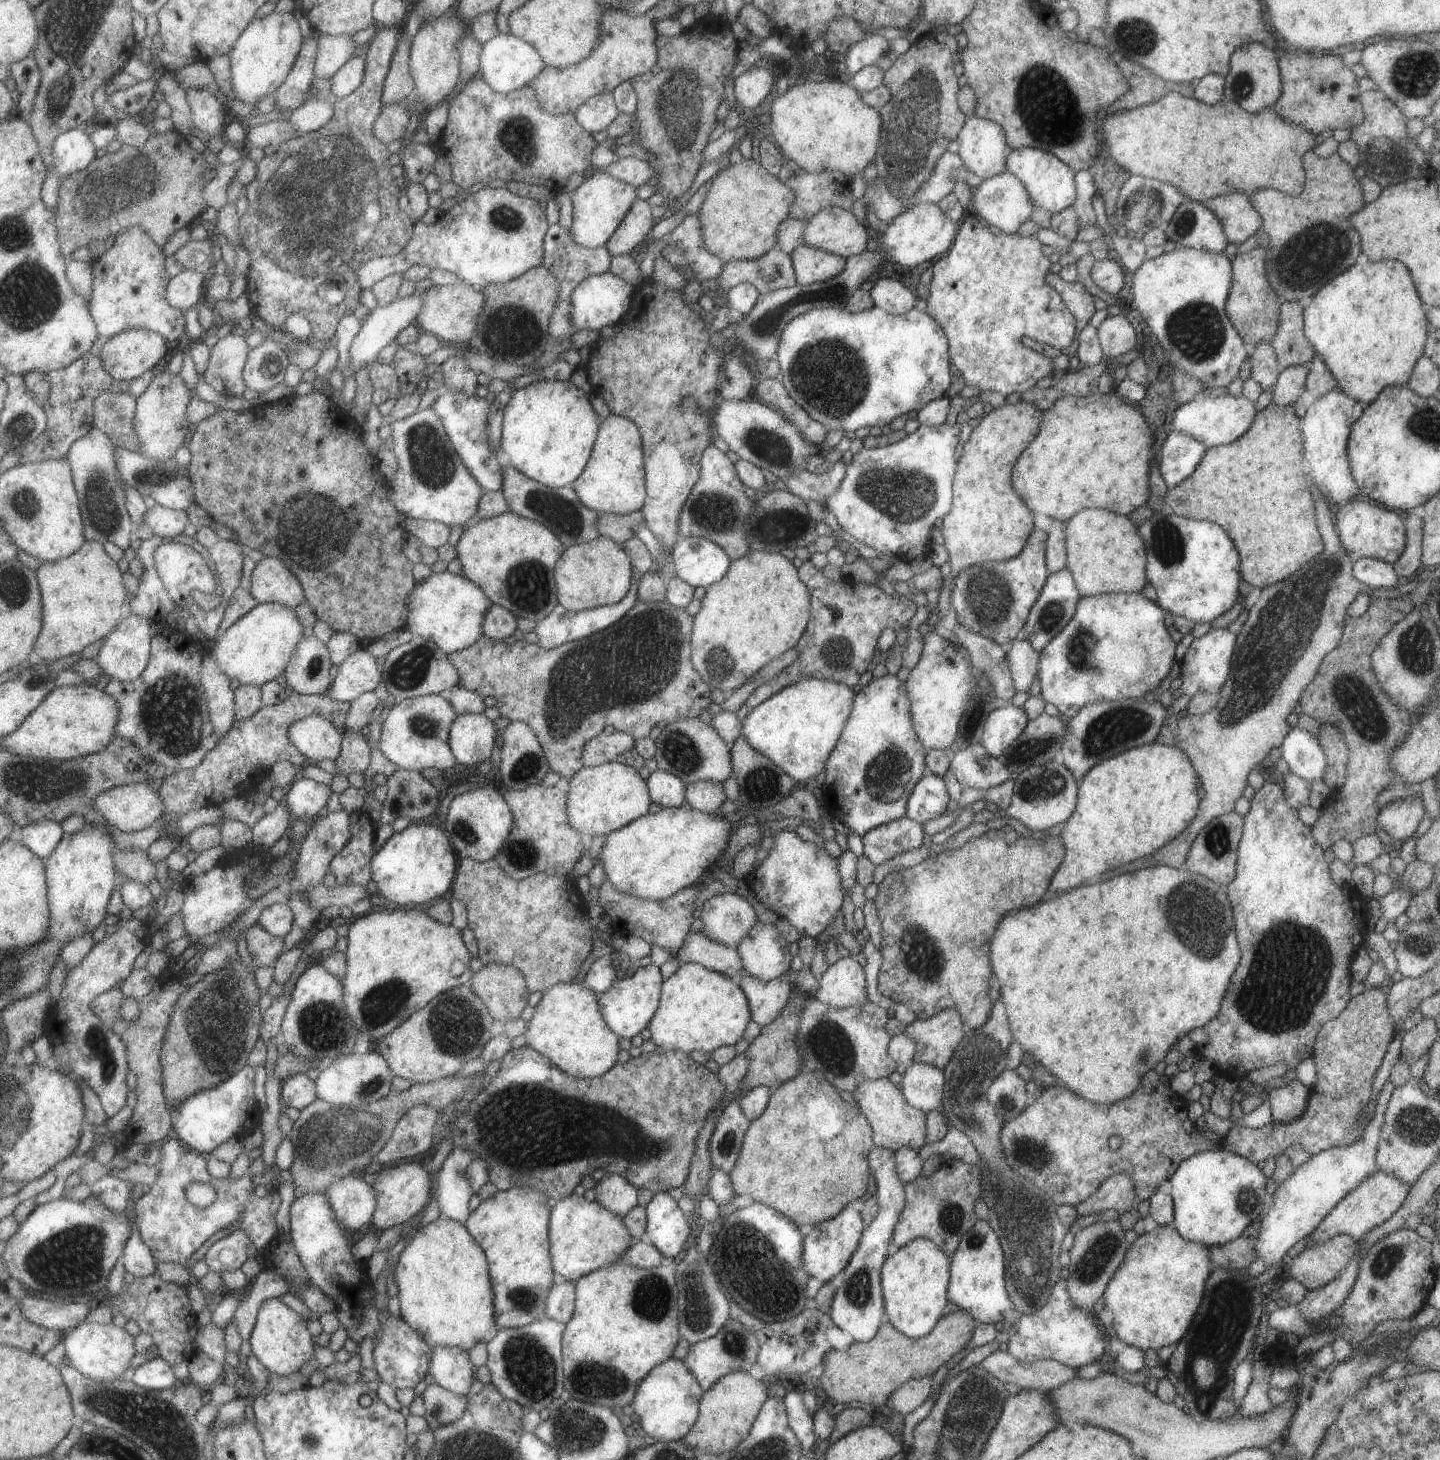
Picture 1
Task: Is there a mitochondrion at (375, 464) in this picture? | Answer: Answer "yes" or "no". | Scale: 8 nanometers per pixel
no

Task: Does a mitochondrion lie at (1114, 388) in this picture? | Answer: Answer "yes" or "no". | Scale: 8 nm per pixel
no

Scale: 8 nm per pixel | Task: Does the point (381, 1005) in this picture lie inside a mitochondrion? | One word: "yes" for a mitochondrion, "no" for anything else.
yes

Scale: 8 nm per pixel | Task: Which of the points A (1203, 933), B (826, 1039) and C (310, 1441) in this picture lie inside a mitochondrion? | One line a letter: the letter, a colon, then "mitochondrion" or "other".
A: mitochondrion
B: mitochondrion
C: mitochondrion

